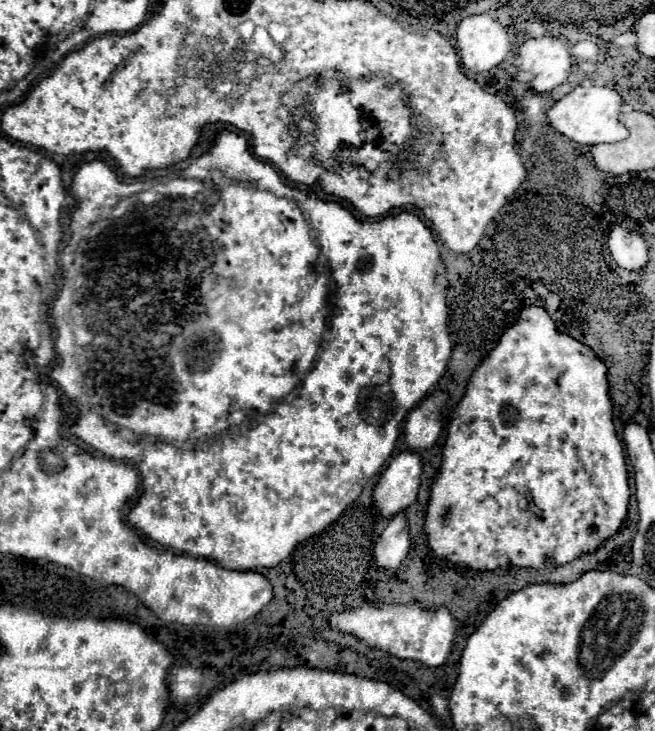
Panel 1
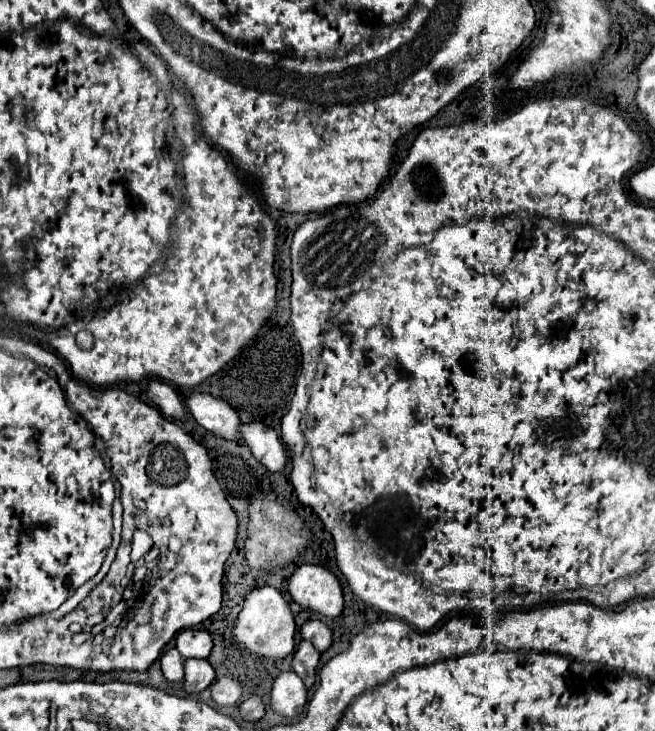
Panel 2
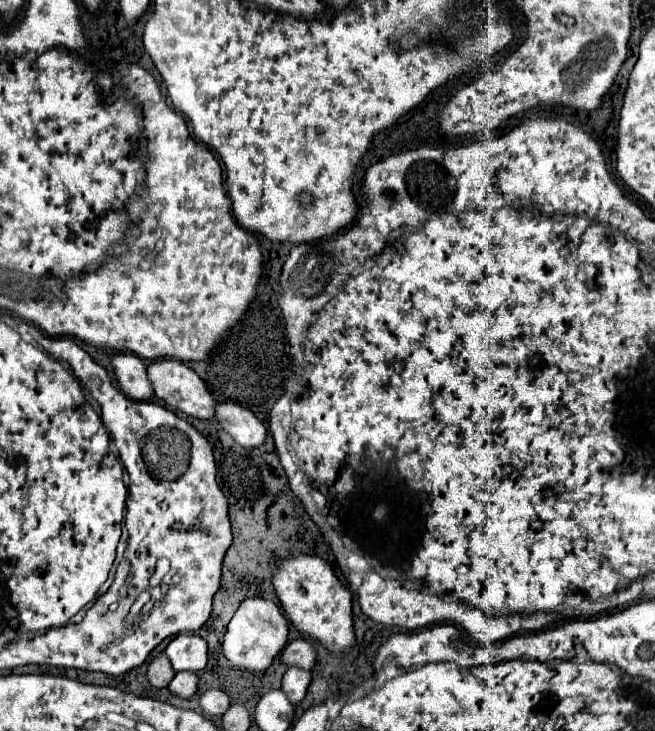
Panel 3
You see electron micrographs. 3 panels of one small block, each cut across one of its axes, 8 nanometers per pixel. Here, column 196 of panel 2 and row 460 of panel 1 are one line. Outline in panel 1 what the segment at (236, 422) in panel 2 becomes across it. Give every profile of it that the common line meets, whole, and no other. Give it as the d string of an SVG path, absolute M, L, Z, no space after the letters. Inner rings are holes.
M404 450L392 458L374 490L374 504L380 516L394 516L418 498L422 470L418 452Z

